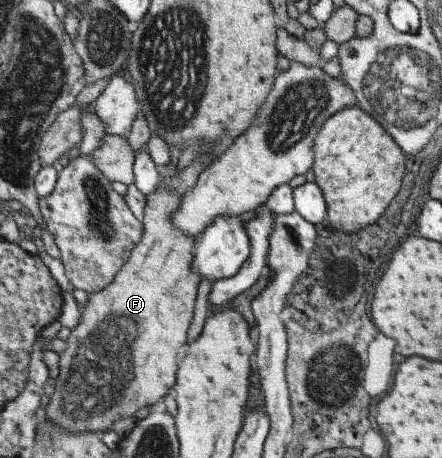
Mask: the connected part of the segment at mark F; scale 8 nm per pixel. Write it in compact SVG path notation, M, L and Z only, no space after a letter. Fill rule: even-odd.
M164 181L155 191L147 198L143 239L135 246L130 260L113 283L102 292L90 295L89 301L80 305L80 323L67 340L68 348L59 354L60 375L42 415L48 422L69 431L102 433L111 429L113 422L134 416L144 406L156 404L176 383L180 353L187 344L198 300L198 286L202 282L202 276L192 272L198 238L188 236L173 223L173 214L180 209L183 195L168 190Z

